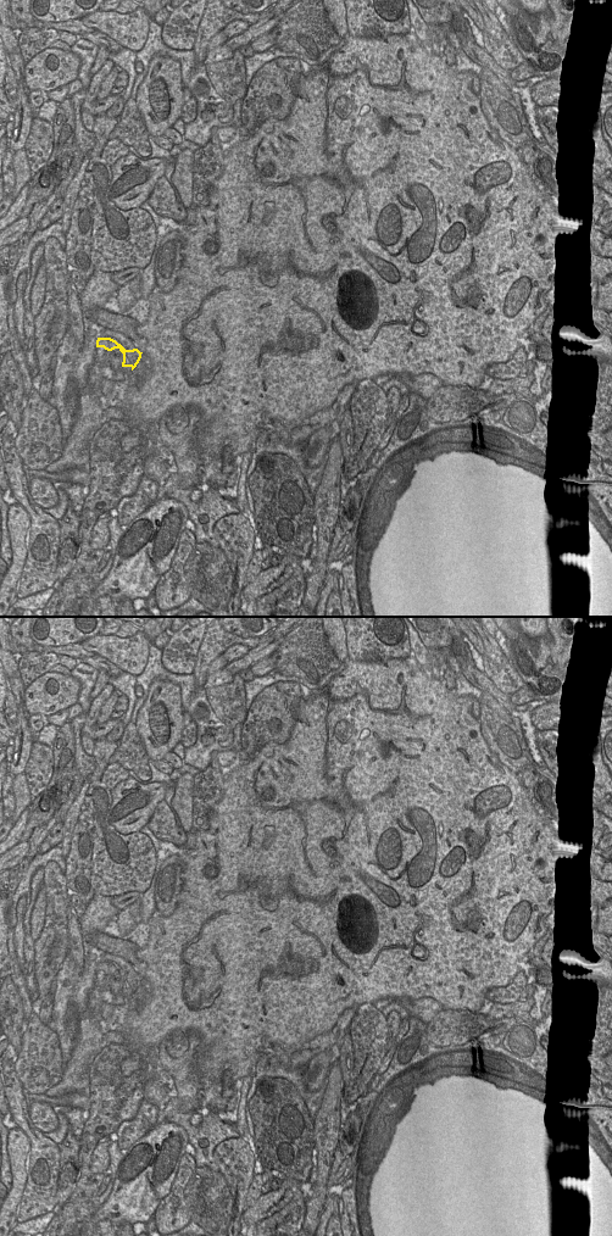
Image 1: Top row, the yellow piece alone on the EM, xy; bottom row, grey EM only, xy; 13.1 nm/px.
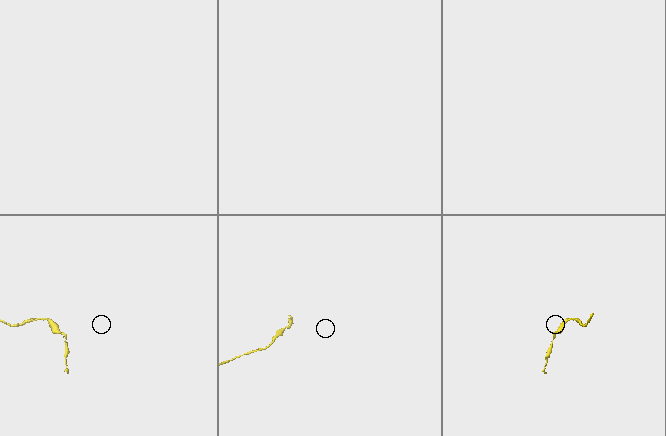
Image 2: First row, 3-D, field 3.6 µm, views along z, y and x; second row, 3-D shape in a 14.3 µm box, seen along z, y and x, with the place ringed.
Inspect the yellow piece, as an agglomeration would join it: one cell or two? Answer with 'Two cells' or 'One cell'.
One cell

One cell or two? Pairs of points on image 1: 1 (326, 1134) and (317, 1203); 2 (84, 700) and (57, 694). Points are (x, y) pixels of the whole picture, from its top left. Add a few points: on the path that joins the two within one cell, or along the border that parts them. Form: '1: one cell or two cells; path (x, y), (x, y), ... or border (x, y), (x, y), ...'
1: one cell; path (324, 1151), (320, 1186)
2: two cells; border (71, 674), (79, 684), (77, 702)

